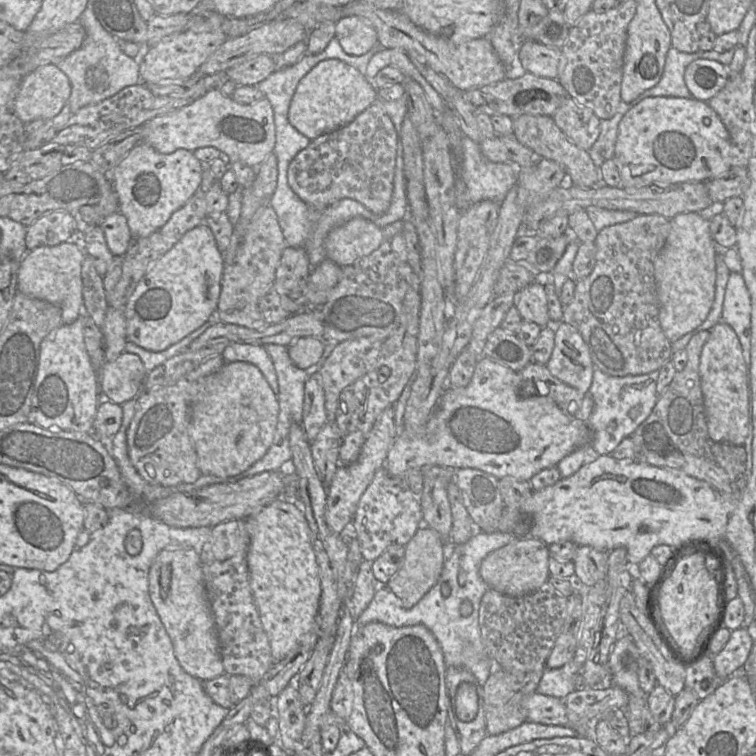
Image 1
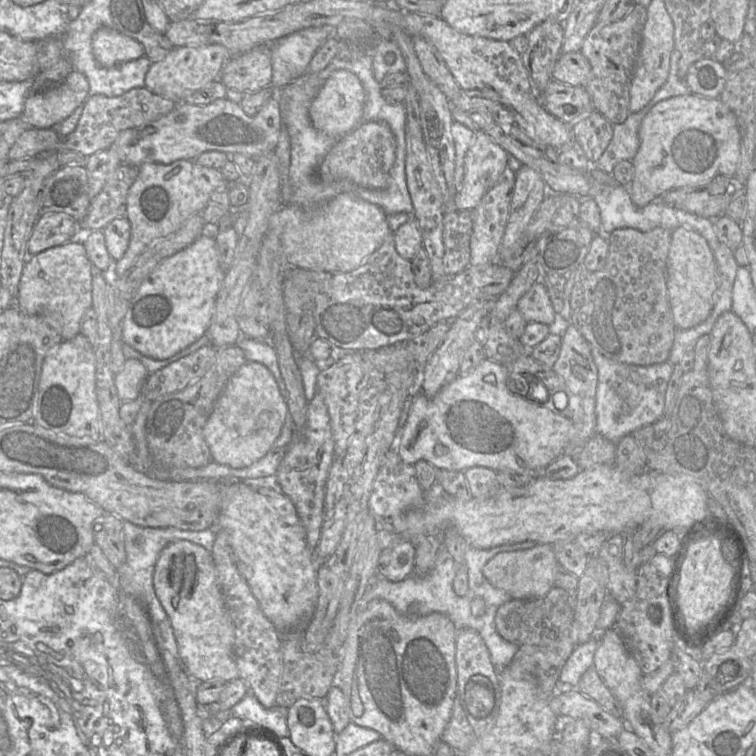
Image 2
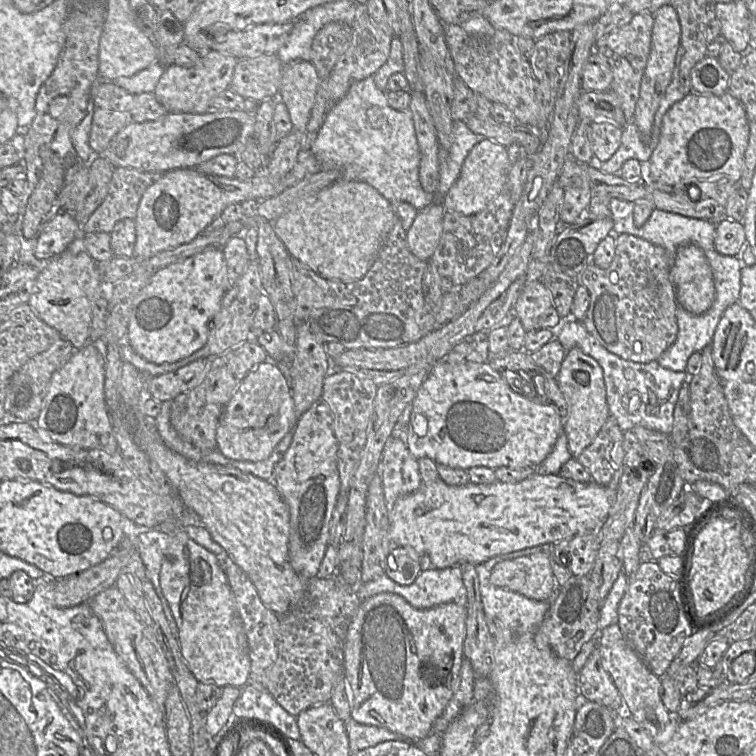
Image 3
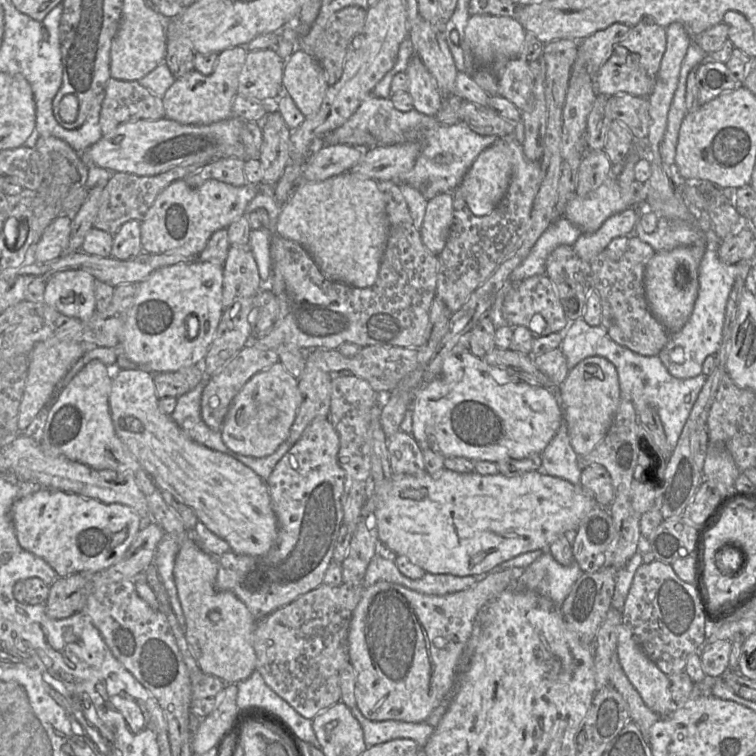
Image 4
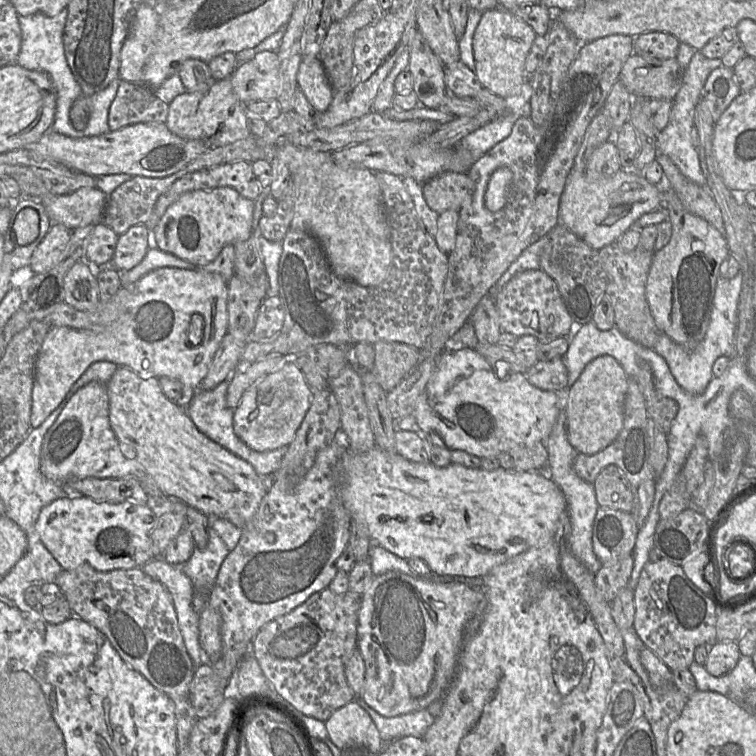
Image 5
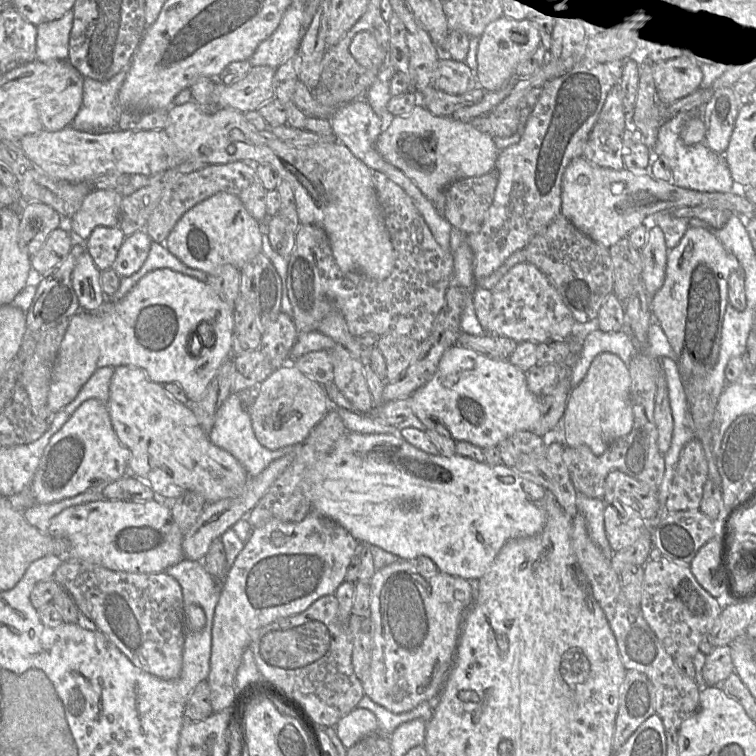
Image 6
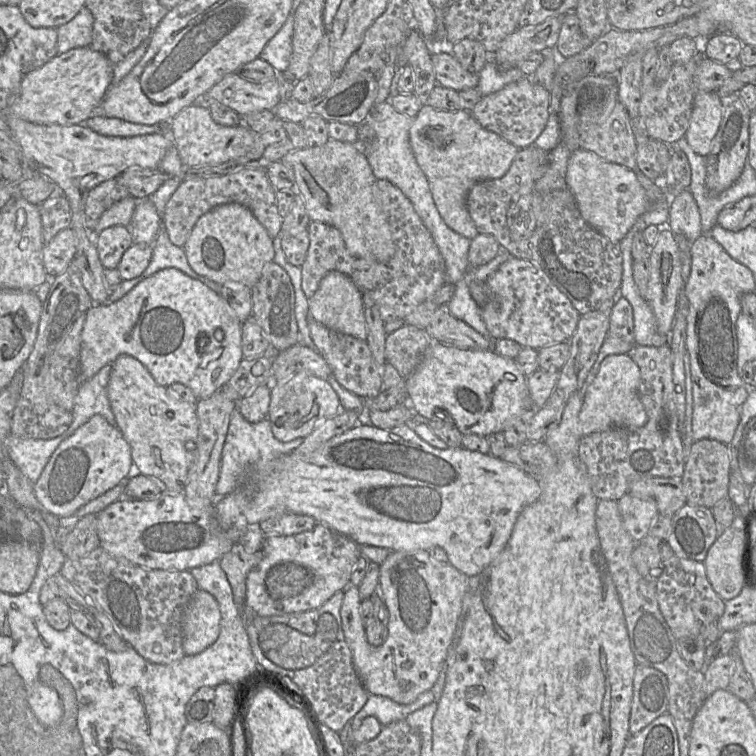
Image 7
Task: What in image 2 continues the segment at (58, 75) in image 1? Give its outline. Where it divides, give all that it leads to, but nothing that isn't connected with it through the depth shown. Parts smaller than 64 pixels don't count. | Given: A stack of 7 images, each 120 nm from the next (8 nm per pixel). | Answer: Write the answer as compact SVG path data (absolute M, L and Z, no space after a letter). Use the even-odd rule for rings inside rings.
M72 71L61 83L28 95L21 118L29 127L52 128L68 118L88 97L87 78Z

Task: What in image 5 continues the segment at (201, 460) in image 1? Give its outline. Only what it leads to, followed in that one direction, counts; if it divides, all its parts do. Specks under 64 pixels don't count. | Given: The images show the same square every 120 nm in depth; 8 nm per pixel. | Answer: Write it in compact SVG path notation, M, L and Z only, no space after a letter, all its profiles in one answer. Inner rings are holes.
M285 362L247 389L234 409L235 434L252 450L265 452L288 446L311 405L313 389L294 362Z

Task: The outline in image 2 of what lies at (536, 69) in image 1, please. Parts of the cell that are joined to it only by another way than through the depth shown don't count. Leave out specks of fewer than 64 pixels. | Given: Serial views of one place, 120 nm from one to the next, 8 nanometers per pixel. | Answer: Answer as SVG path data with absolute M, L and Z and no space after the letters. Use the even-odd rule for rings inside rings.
M580 52L562 53L556 61L552 79L571 86L582 86L590 79L591 64Z

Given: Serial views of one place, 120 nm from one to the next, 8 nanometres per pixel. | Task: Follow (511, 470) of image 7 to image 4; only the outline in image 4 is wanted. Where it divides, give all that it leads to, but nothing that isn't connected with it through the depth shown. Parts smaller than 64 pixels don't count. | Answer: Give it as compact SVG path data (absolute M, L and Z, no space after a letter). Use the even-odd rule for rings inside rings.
M424 469L417 474L392 475L376 493L369 492L367 508L376 517L378 540L396 555L409 558L427 573L455 576L489 573L501 563L520 554L543 550L561 535L575 531L596 505L582 486L550 476L542 471L530 471L515 477L499 473L480 475L443 469L430 475Z

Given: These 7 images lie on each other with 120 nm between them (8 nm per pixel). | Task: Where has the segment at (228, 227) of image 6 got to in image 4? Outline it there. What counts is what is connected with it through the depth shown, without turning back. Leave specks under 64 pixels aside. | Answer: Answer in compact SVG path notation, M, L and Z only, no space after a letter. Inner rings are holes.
M184 179L170 184L156 198L141 222L141 245L144 253L176 252L186 257L198 256L214 232L228 226L245 214L250 201L260 192L274 197L275 185L251 184L233 186L210 179L199 187L187 185Z

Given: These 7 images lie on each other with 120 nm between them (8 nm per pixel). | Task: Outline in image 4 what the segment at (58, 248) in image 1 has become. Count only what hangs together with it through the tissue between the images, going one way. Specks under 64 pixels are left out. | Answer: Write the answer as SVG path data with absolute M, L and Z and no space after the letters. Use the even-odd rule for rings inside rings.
M81 269L57 272L46 283L43 301L65 316L87 321L96 312L95 282Z

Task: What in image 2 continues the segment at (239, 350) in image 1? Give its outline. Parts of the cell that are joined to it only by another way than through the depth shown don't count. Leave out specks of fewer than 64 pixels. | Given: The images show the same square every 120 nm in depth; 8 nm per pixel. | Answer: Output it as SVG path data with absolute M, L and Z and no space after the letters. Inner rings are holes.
M242 336L236 346L244 352L247 362L258 362L266 366L273 374L279 386L280 393L286 400L287 391L280 372L276 349L267 341L256 341L247 336Z

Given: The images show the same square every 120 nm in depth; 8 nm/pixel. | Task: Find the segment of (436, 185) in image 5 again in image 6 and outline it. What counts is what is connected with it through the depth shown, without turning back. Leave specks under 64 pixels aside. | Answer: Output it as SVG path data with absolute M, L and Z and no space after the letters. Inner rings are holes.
M495 170L455 180L445 191L444 218L464 235L477 232L493 202L497 184Z

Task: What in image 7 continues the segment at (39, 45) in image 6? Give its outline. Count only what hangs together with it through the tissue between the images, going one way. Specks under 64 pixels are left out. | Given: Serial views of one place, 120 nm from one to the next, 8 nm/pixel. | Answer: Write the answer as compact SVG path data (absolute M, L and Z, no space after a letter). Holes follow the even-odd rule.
M83 7L71 21L56 28L58 54L75 48L90 47L93 23L92 13Z

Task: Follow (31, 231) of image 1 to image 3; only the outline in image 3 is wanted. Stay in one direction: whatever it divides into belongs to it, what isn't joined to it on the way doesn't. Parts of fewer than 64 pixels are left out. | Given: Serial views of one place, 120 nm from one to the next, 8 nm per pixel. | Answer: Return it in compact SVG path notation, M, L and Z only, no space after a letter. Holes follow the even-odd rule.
M60 212L43 229L35 248L35 257L50 259L63 253L78 234L80 225L75 218L67 212Z

